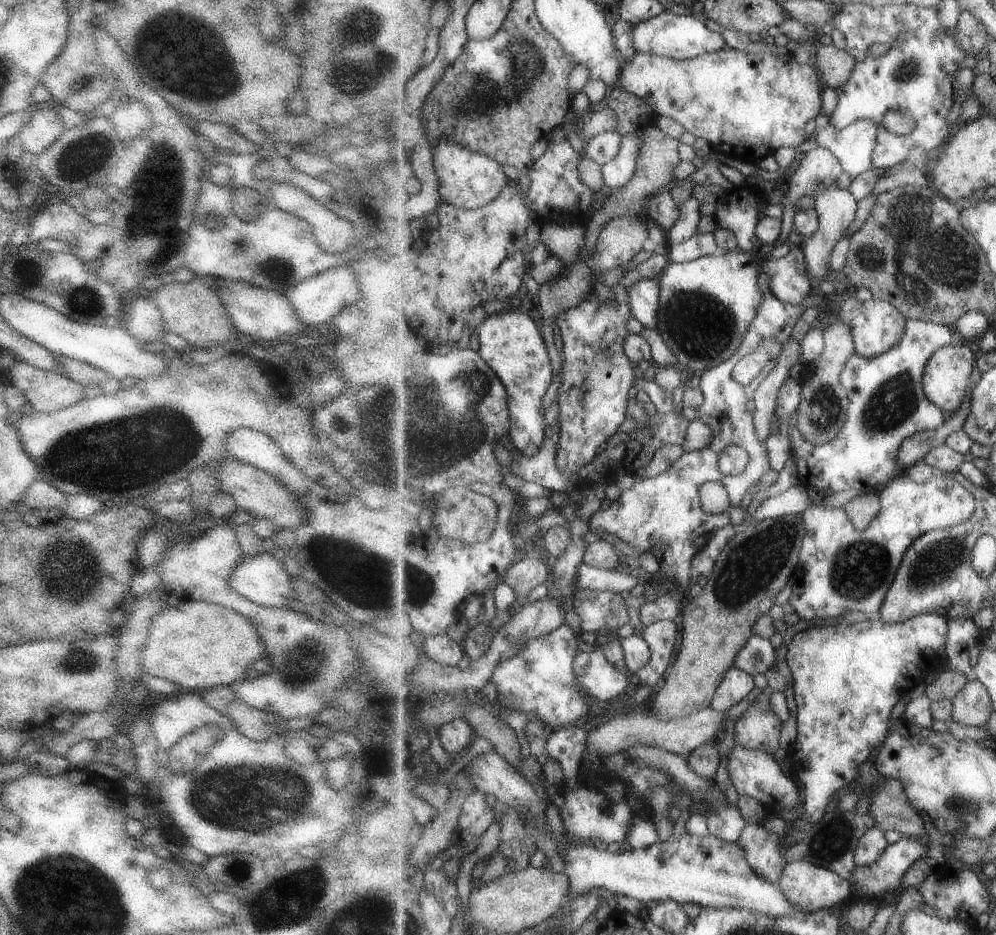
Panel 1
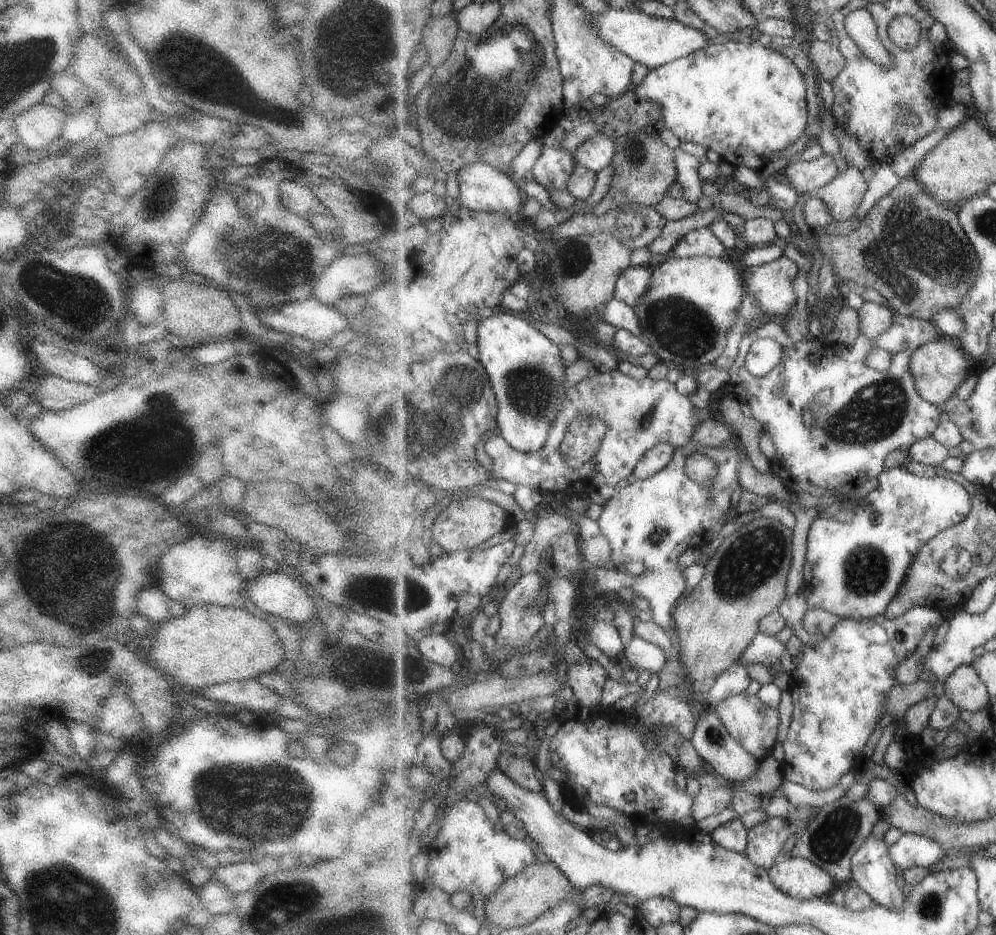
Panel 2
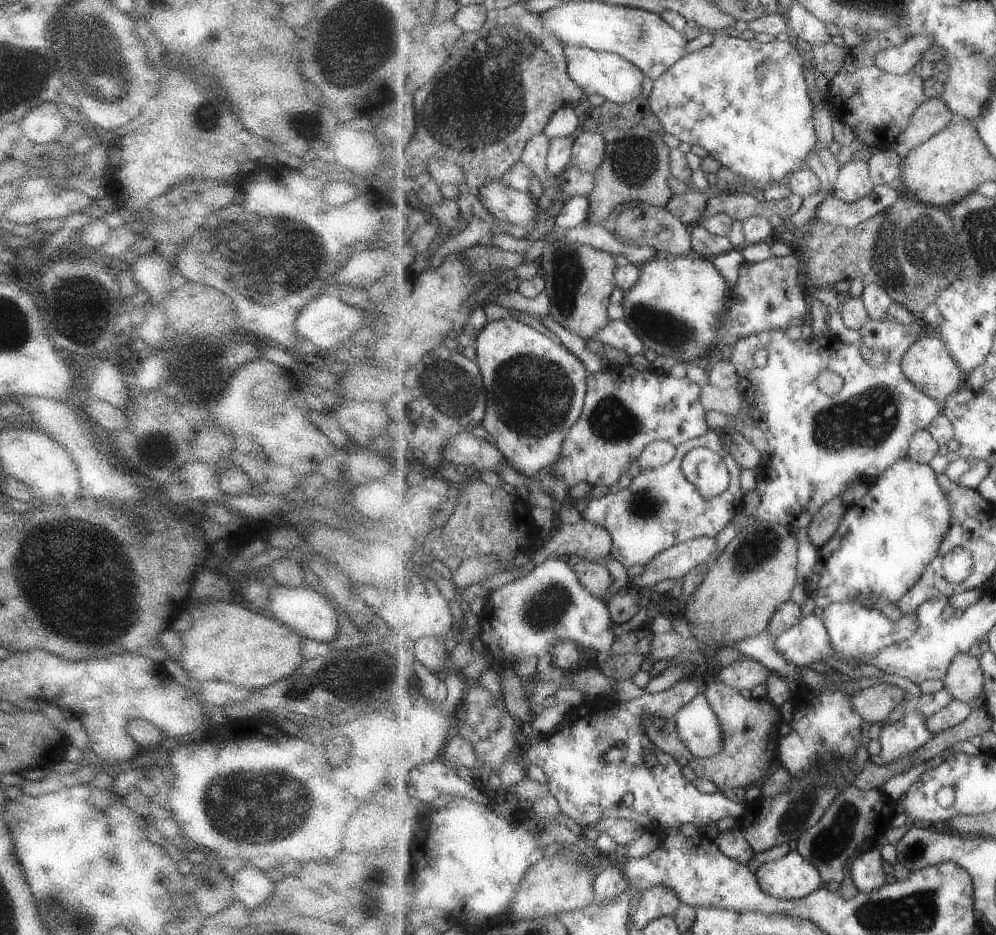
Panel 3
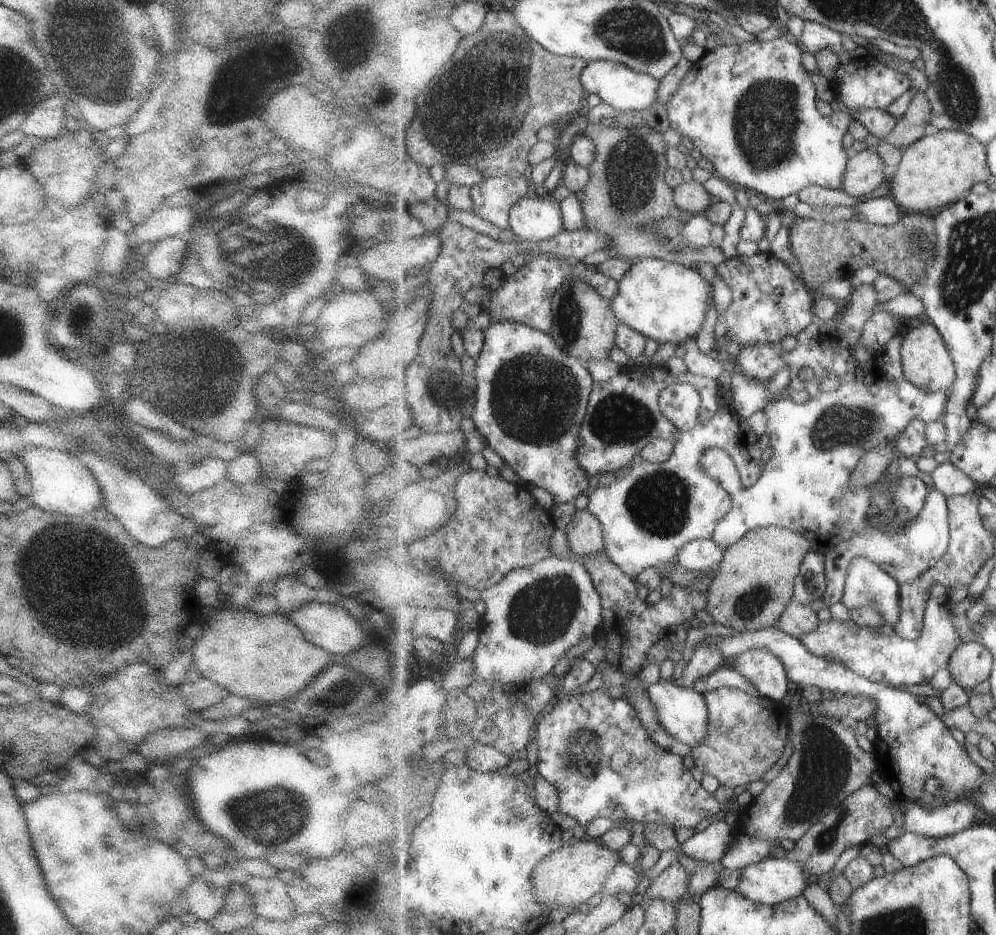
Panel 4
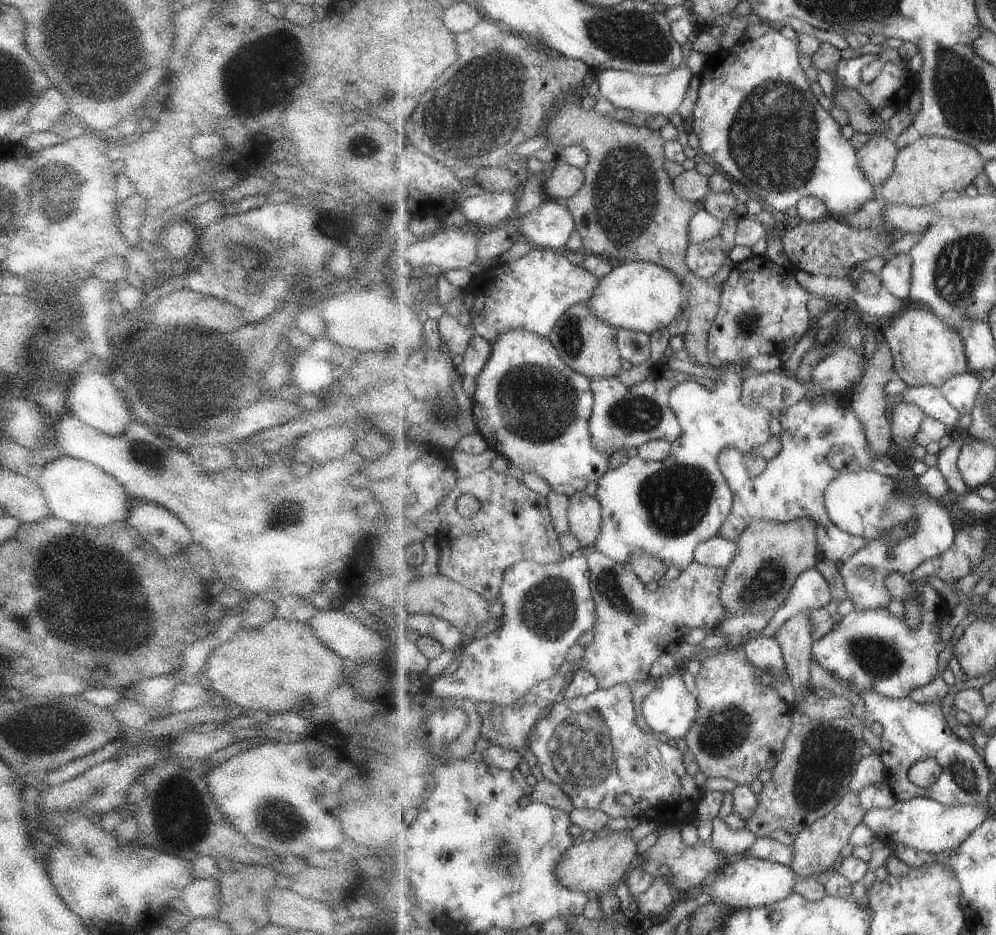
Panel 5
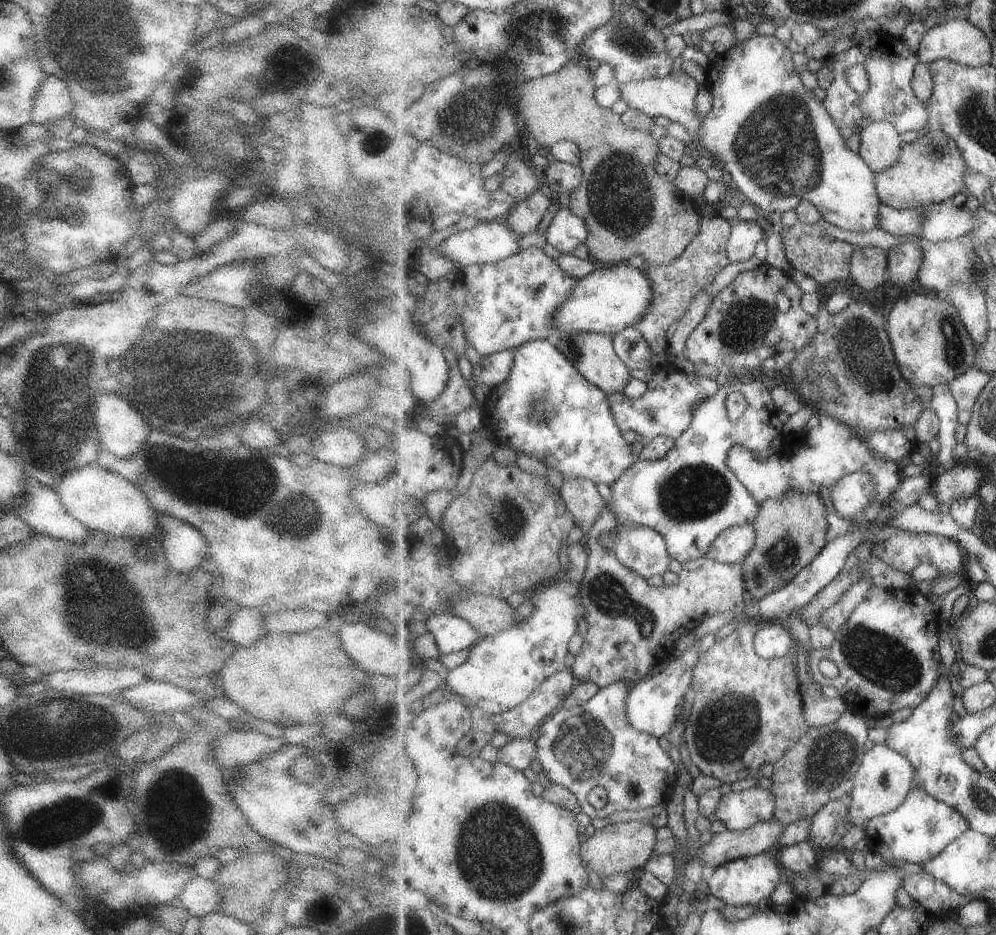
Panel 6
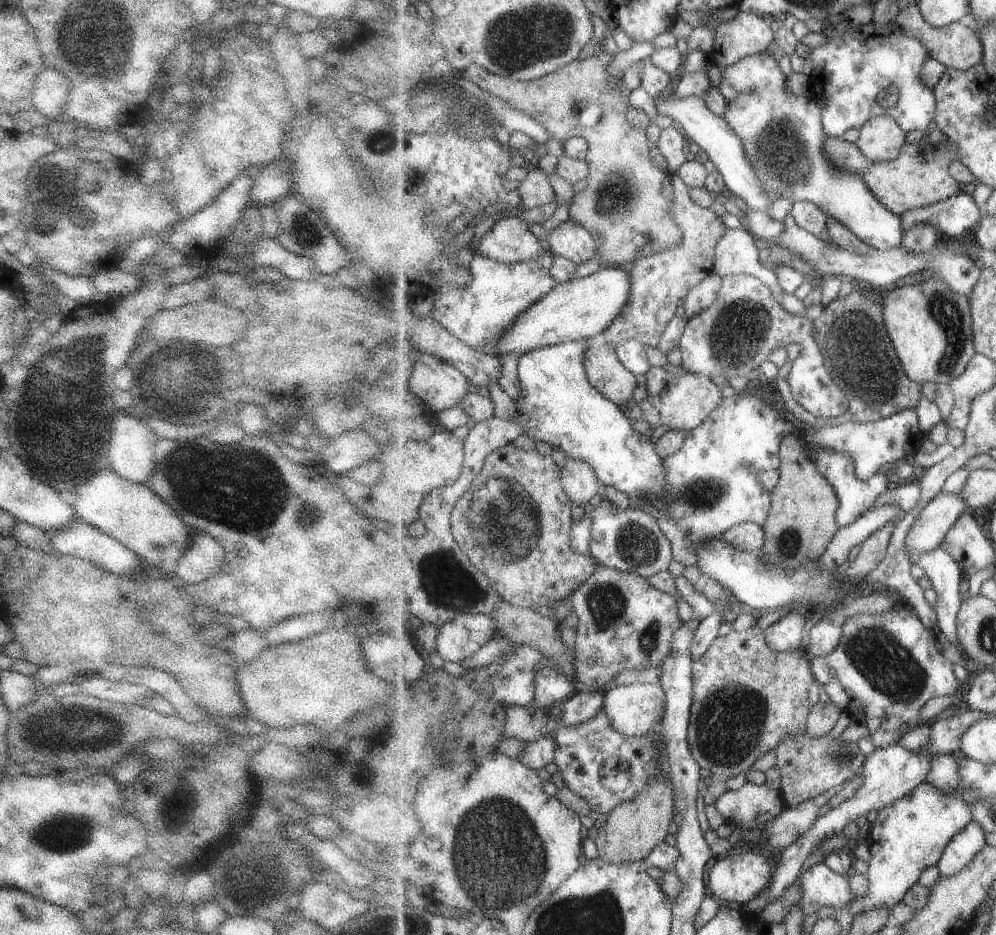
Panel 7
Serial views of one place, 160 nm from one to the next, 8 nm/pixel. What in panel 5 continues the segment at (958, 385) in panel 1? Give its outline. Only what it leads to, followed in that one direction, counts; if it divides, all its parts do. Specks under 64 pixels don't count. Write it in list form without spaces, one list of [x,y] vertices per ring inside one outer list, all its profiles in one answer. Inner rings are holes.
[[[913,302],[895,317],[883,330],[881,337],[891,347],[896,376],[908,386],[933,385],[942,387],[948,380],[968,371],[968,355],[964,336],[959,329],[950,327],[944,318],[925,306]]]

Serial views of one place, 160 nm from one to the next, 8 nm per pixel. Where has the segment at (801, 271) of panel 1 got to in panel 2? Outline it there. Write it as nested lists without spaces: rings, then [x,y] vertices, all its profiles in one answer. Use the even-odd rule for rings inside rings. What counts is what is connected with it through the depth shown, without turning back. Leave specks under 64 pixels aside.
[[[783,255],[773,262],[743,270],[748,294],[754,294],[771,320],[783,321],[797,304],[793,280],[799,274],[797,262]]]

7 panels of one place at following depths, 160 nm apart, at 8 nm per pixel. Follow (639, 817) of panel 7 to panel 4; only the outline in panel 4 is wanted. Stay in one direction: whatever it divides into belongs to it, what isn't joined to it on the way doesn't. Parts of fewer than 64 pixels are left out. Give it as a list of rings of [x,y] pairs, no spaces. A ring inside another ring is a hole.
[[[597,839],[569,841],[545,857],[533,871],[532,887],[536,899],[555,909],[567,906],[577,908],[602,892],[605,879],[619,862],[618,851],[603,846]]]

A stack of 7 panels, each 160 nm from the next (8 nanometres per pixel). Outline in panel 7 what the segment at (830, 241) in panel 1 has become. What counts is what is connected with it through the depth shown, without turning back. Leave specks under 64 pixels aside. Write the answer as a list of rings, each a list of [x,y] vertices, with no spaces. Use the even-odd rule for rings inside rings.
[[[888,116],[872,118],[860,129],[856,143],[867,160],[872,163],[892,161],[899,158],[905,143],[905,131],[902,126]]]

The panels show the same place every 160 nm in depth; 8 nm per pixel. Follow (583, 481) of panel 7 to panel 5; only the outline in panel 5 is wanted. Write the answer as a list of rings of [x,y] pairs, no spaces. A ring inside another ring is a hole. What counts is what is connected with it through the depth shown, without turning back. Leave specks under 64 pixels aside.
[[[582,491],[569,499],[567,509],[569,532],[580,543],[581,551],[591,551],[602,527],[601,503]]]

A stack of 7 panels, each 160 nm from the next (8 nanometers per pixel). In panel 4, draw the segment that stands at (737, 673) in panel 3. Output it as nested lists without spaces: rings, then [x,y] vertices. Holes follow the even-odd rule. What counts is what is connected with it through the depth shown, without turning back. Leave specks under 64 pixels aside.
[[[749,649],[730,663],[751,681],[763,697],[783,701],[790,692],[788,674],[783,661],[767,649]]]

